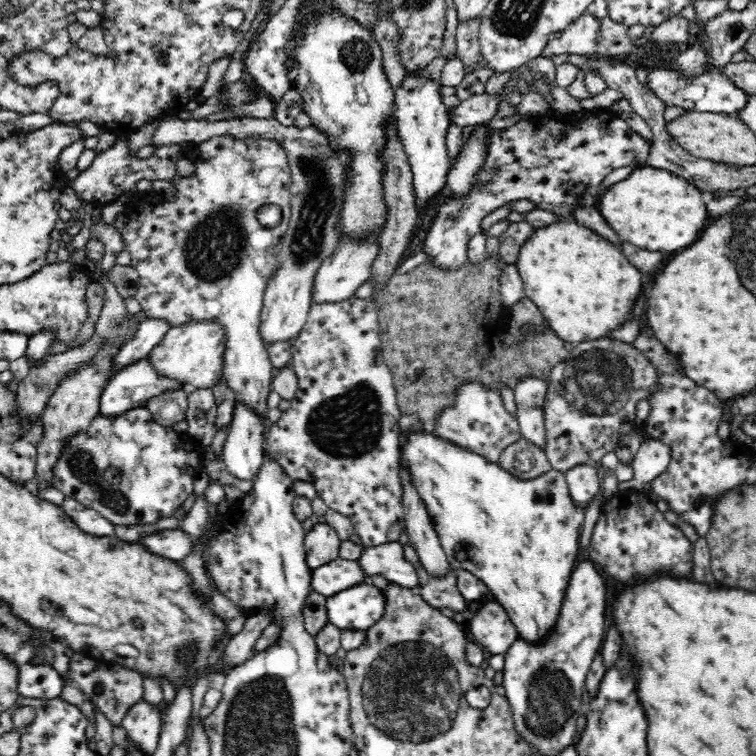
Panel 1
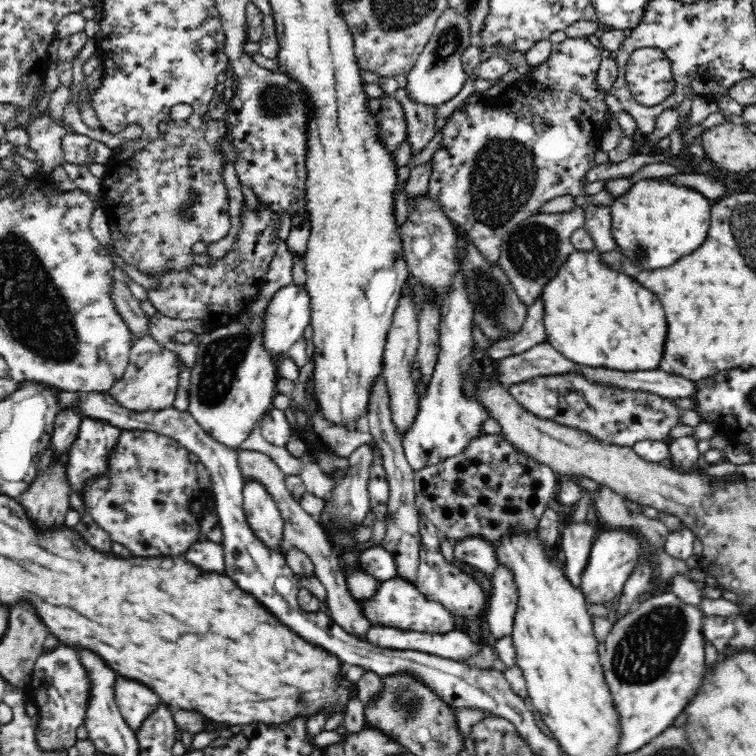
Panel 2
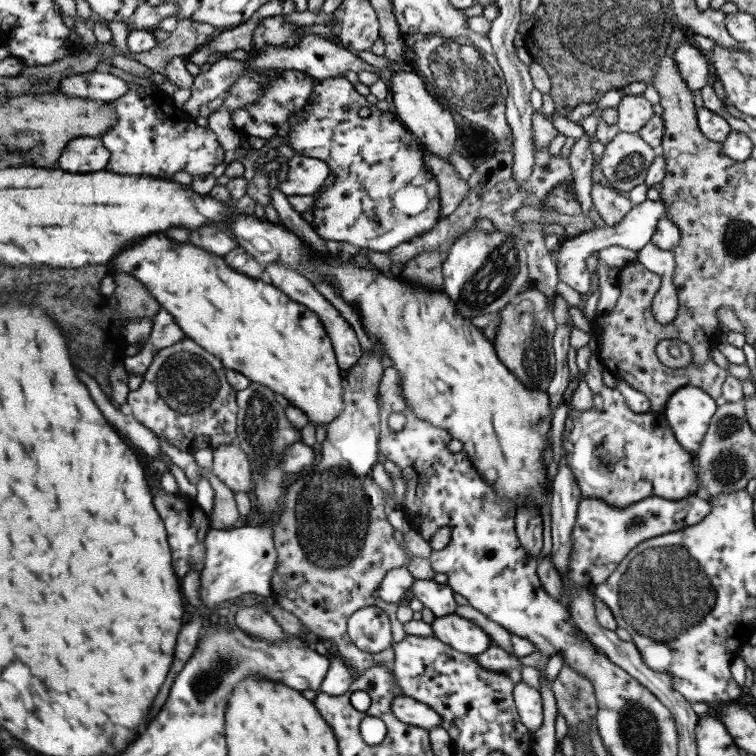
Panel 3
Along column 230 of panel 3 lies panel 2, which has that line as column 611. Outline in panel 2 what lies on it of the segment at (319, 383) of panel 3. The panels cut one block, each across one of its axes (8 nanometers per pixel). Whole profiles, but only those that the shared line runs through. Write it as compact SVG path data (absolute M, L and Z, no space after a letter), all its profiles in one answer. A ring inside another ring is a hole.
M574 251L559 268L558 274L545 284L541 297L544 301L546 342L548 342L557 352L560 352L560 354L563 354L568 358L568 360L573 360L576 364L584 364L586 366L591 366L592 368L602 367L620 370L622 372L656 370L659 368L661 358L664 354L664 342L666 342L666 318L664 318L664 310L662 310L658 298L656 298L650 290L646 290L646 288L642 288L638 282L634 282L634 278L631 276L611 269L602 263L600 257L596 255L596 251Z

